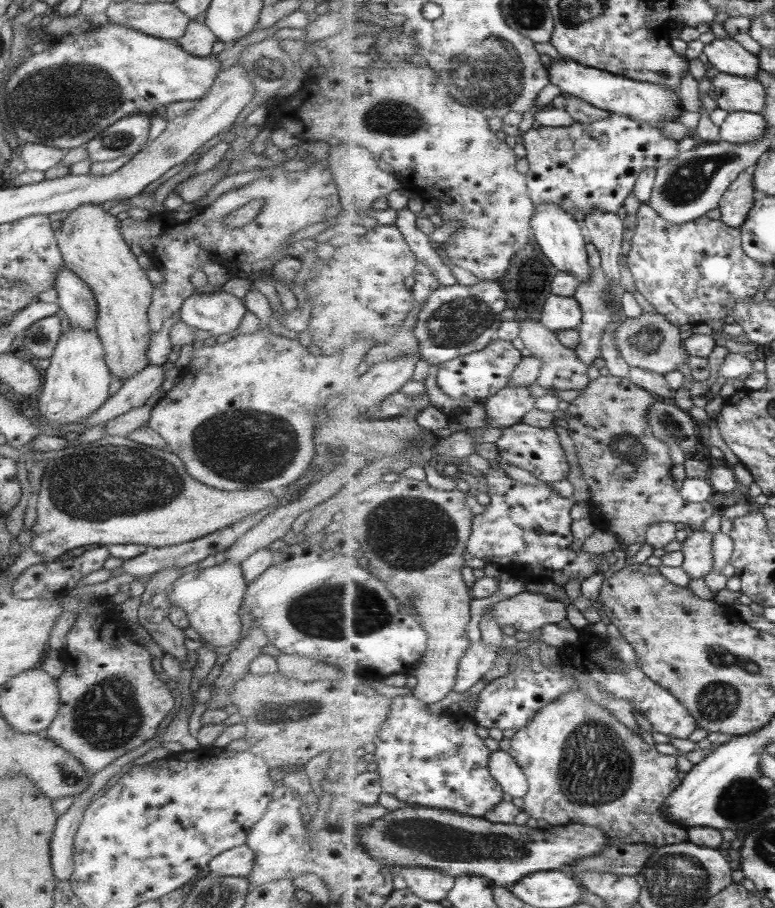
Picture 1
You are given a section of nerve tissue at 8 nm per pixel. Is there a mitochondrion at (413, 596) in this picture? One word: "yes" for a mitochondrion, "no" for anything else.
yes

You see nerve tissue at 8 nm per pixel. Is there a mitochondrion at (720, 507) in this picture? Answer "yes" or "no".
no

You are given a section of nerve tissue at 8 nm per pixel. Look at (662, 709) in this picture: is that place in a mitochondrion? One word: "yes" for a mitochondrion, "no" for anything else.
no

